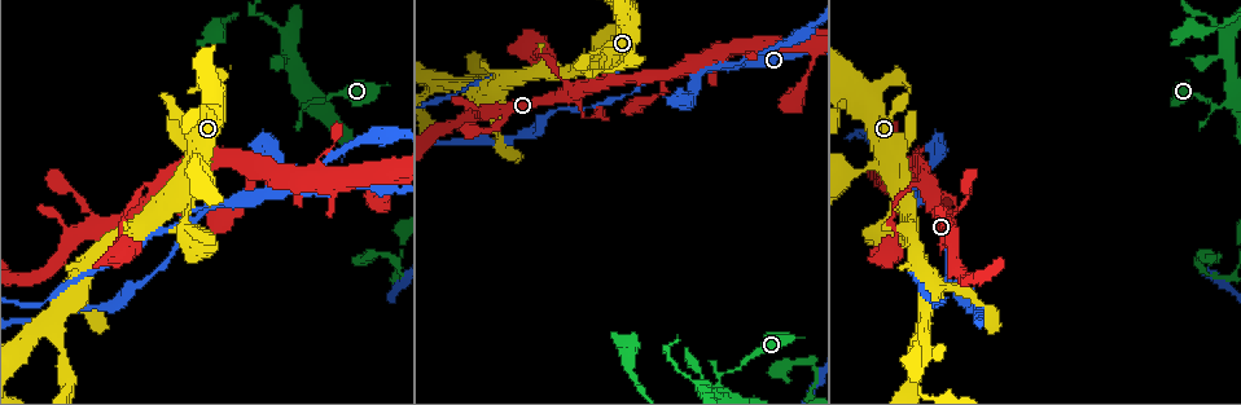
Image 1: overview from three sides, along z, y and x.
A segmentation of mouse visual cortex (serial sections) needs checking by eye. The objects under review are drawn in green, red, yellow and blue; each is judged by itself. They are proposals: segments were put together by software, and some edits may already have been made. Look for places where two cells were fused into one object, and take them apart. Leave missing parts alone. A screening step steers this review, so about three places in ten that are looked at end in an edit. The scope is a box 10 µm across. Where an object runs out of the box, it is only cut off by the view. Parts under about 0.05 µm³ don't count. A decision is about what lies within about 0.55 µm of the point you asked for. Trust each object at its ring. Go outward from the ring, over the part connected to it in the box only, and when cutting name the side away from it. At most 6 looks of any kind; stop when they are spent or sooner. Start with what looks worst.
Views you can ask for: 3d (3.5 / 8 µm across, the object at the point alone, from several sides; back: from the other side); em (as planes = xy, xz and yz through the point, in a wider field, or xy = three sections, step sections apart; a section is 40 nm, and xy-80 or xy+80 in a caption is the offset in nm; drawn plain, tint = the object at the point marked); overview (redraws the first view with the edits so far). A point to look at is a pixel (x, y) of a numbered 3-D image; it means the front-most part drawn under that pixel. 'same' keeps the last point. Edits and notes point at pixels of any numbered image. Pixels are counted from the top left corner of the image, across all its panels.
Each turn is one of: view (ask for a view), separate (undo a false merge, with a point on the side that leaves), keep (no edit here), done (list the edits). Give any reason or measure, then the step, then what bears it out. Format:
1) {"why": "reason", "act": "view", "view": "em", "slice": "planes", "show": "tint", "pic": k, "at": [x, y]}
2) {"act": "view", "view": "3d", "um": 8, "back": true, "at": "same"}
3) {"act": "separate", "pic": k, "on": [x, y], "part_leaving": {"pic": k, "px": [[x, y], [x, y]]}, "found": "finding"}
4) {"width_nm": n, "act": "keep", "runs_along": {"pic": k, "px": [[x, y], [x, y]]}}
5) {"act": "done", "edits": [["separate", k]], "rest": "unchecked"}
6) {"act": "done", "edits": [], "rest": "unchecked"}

{"why": "calibre changes", "act": "view", "view": "3d", "um": 3.5, "pic": 1, "at": [275, 195]}

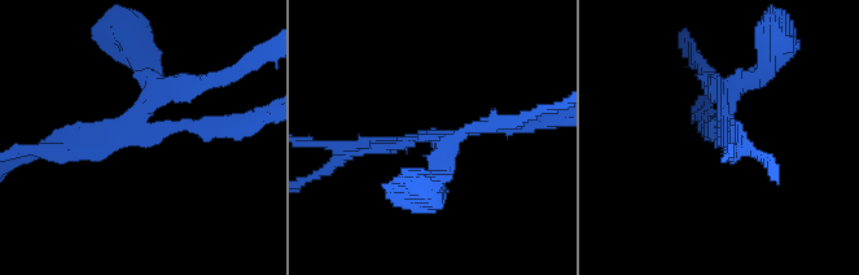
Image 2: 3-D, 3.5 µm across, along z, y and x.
{"arms": 4, "arm_widths_nm": [150, 150, 150, 250], "why": "now the EM", "act": "view", "view": "em", "slice": "xy", "step": 5, "show": "tint", "pic": 2, "at": [147, 134]}

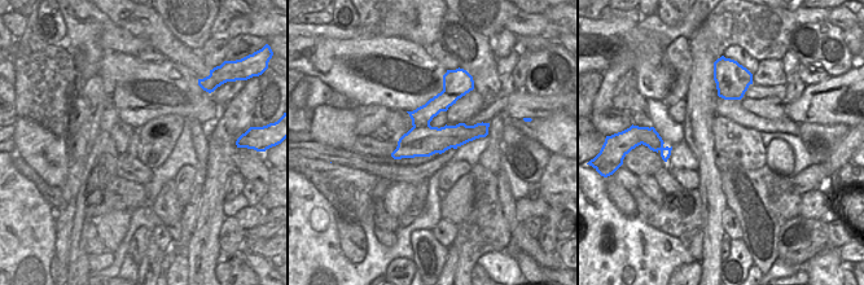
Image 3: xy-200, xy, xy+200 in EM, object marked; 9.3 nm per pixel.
{"act": "separate", "pic": 2, "on": [455, 142], "found": "two cells meet here"}

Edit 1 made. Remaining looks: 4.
{"why": "calibre changes", "act": "view", "view": "3d", "um": 3.5, "pic": 1, "at": [320, 102]}

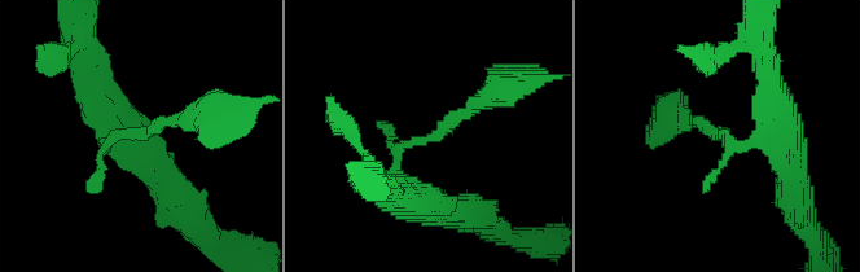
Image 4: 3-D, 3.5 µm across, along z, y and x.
{"act": "view", "view": "em", "slice": "planes", "show": "plain", "pic": 4, "at": [432, 135]}

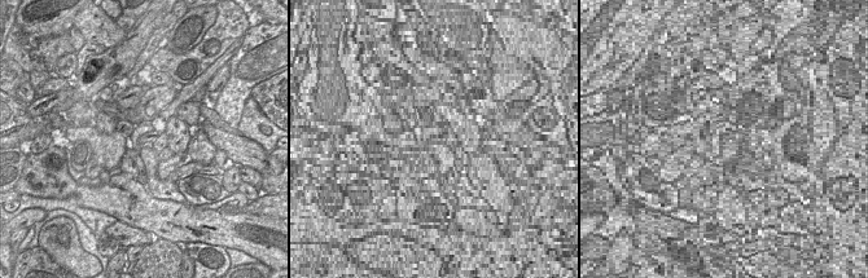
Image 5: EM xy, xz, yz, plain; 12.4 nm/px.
{"why": "where the object lies", "act": "view", "view": "em", "slice": "planes", "show": "tint", "at": "same"}

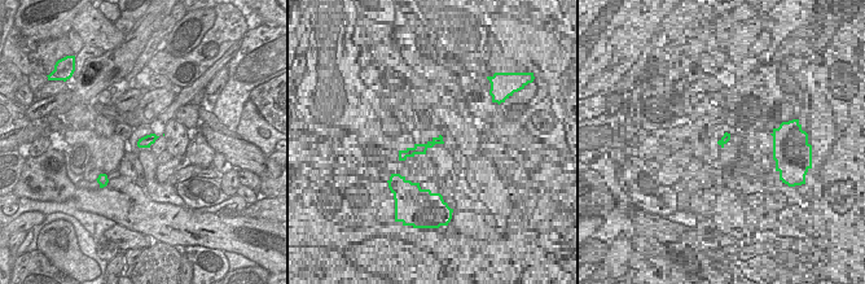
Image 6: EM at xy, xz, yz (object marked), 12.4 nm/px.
{"width_nm": 160, "act": "keep", "runs_along": {"pic": 4, "px": [[501, 88], [402, 148], [398, 188]]}, "found": "one cell here"}

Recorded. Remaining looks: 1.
{"act": "done", "edits": [["separate", 2]], "rest": "unchecked"}

